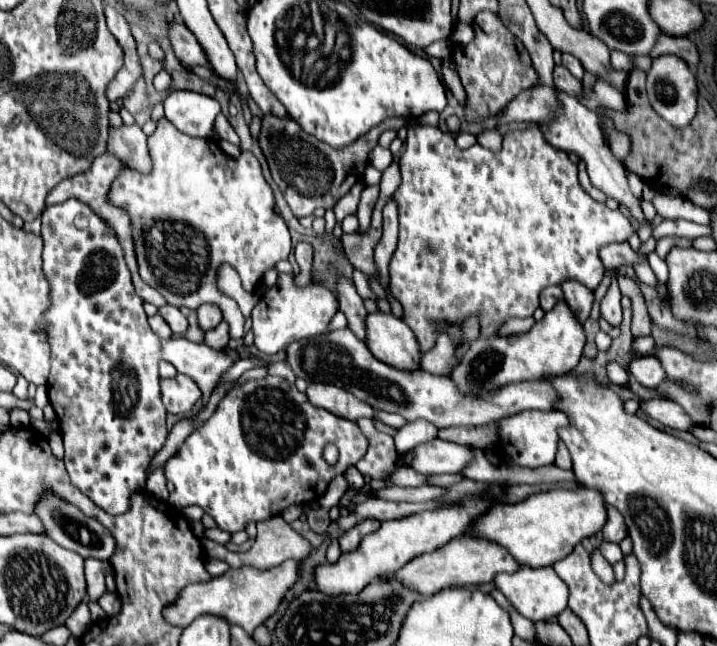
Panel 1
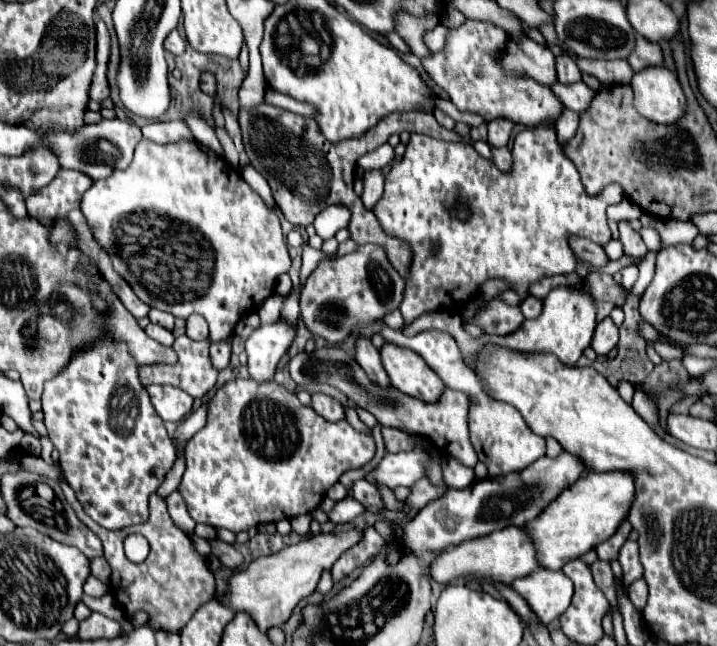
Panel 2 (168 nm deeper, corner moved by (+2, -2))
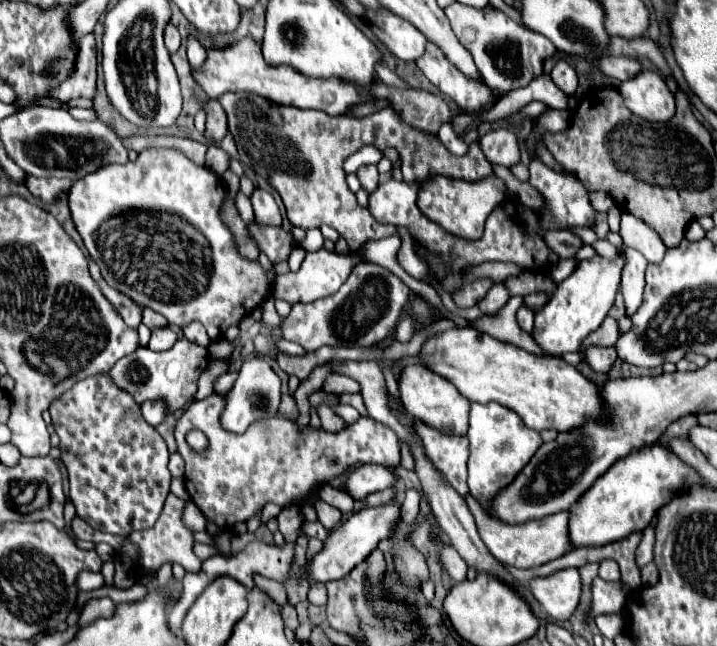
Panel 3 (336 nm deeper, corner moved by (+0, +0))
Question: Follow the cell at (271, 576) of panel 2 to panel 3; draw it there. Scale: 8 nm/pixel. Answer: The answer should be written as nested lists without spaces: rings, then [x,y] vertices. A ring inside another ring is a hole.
[[[401,497],[391,499],[389,503],[381,505],[381,507],[365,507],[361,511],[355,511],[347,517],[345,523],[341,523],[325,541],[325,547],[319,555],[315,555],[315,559],[311,561],[311,565],[307,565],[305,573],[309,573],[315,581],[327,583],[327,581],[335,581],[345,577],[347,573],[351,573],[361,561],[365,561],[365,557],[369,557],[369,553],[373,549],[377,549],[381,539],[389,539],[397,527],[397,523],[401,521]]]

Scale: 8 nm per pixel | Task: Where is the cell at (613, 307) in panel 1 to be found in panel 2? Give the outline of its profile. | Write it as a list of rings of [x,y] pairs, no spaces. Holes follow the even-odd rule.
[[[605,317],[593,335],[591,347],[597,351],[597,355],[607,355],[619,341],[619,327],[613,323],[611,317]]]

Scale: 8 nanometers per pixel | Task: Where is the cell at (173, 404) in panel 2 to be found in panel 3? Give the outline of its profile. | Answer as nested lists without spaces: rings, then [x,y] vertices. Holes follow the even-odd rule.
[[[157,401],[157,403],[145,403],[141,407],[141,413],[145,415],[145,421],[149,421],[149,425],[153,425],[153,427],[157,427],[167,417],[165,407],[163,407],[161,401]]]

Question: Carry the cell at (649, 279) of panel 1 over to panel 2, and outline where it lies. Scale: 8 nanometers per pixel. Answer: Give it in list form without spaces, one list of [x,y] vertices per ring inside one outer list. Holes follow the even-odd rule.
[[[631,265],[631,267],[625,267],[623,271],[621,271],[621,275],[623,275],[623,279],[621,279],[621,285],[625,287],[625,289],[633,289],[633,285],[635,285],[635,281],[637,281],[637,277],[639,277],[639,269],[635,267],[635,265]]]

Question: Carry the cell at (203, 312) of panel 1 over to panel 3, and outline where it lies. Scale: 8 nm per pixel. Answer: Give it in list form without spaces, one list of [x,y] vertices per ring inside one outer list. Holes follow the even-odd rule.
[[[197,321],[185,325],[185,327],[183,327],[183,335],[185,335],[189,341],[197,343],[197,345],[203,345],[203,347],[209,345],[209,337],[207,337],[207,333],[205,333],[205,327],[203,327],[201,323],[197,323]]]

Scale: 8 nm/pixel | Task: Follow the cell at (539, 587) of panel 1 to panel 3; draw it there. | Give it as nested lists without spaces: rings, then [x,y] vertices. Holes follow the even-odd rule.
[[[561,569],[549,577],[535,577],[529,581],[533,597],[547,611],[553,621],[569,621],[581,601],[579,569]]]

